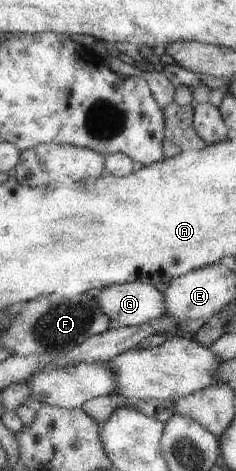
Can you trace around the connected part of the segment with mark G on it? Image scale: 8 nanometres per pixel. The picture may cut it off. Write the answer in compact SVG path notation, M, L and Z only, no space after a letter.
M142 281L106 287L98 295L98 303L112 325L142 325L167 315L165 294Z

